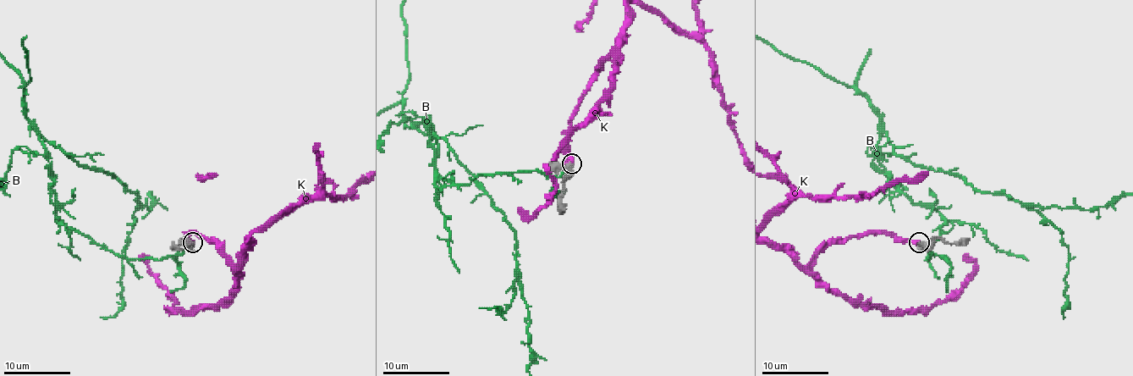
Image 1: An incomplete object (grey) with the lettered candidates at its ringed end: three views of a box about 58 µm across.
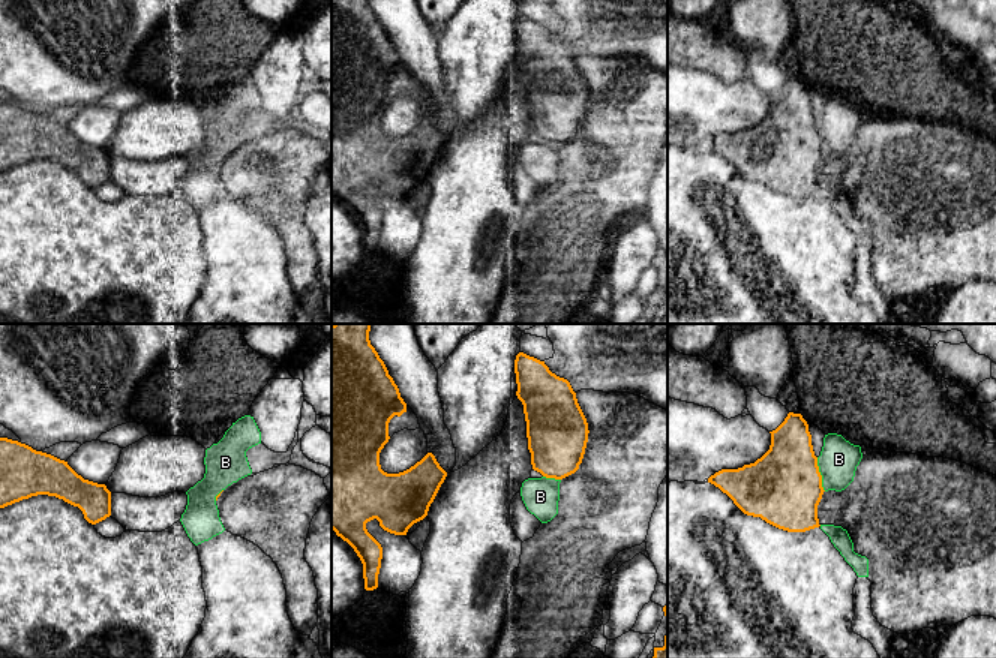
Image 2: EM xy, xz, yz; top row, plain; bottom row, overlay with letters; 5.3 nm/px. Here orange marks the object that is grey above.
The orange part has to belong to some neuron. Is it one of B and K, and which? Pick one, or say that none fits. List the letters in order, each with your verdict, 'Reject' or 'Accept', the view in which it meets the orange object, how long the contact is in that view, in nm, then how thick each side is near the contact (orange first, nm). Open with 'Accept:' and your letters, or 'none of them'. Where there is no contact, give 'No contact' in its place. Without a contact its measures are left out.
Accept: K
B: Reject. Touches orange in yz. Shared border 190 nm. Thickness 400 nm (orange) against 200 nm
K: Accept. No contact

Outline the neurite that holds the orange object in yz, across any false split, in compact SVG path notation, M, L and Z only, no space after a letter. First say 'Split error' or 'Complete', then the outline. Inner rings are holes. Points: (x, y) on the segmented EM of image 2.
Complete. M789 412L770 433L770 450L760 459L738 469L722 469L708 483L726 493L744 514L760 517L778 529L806 532L819 528L818 505L825 490L807 421L801 414Z

